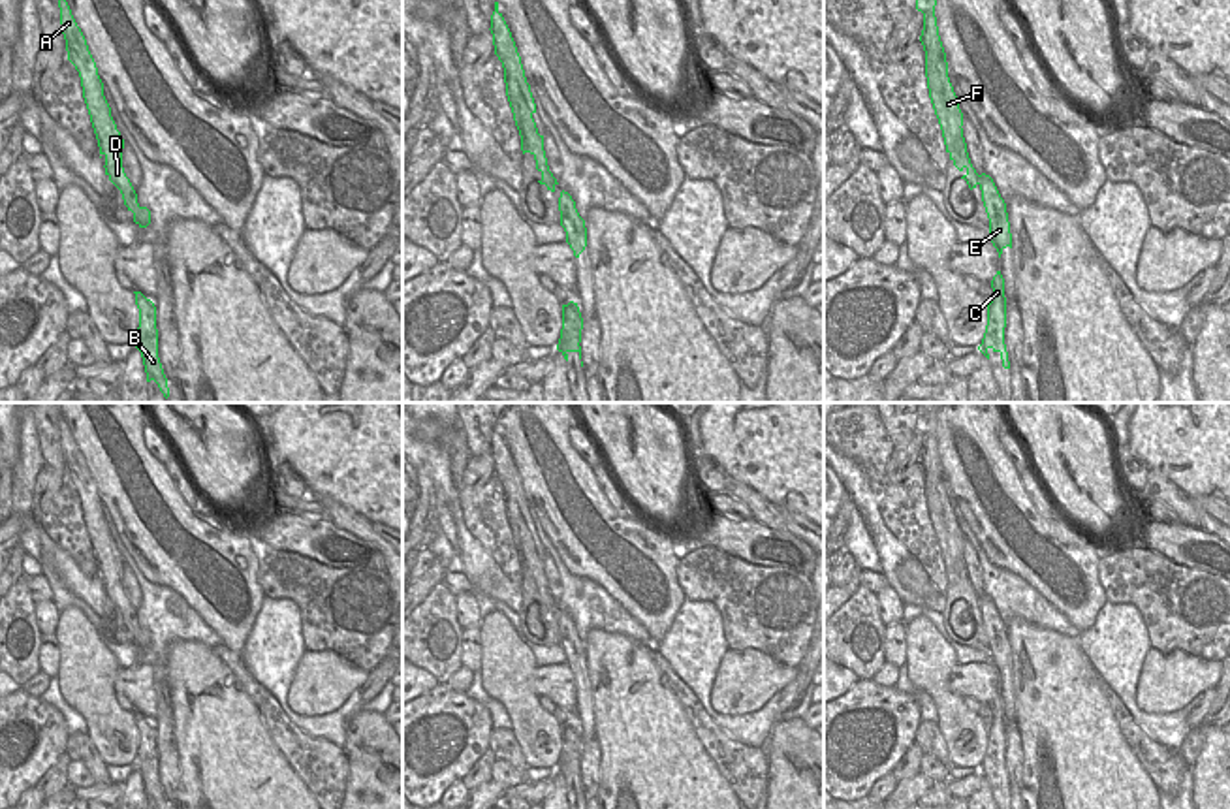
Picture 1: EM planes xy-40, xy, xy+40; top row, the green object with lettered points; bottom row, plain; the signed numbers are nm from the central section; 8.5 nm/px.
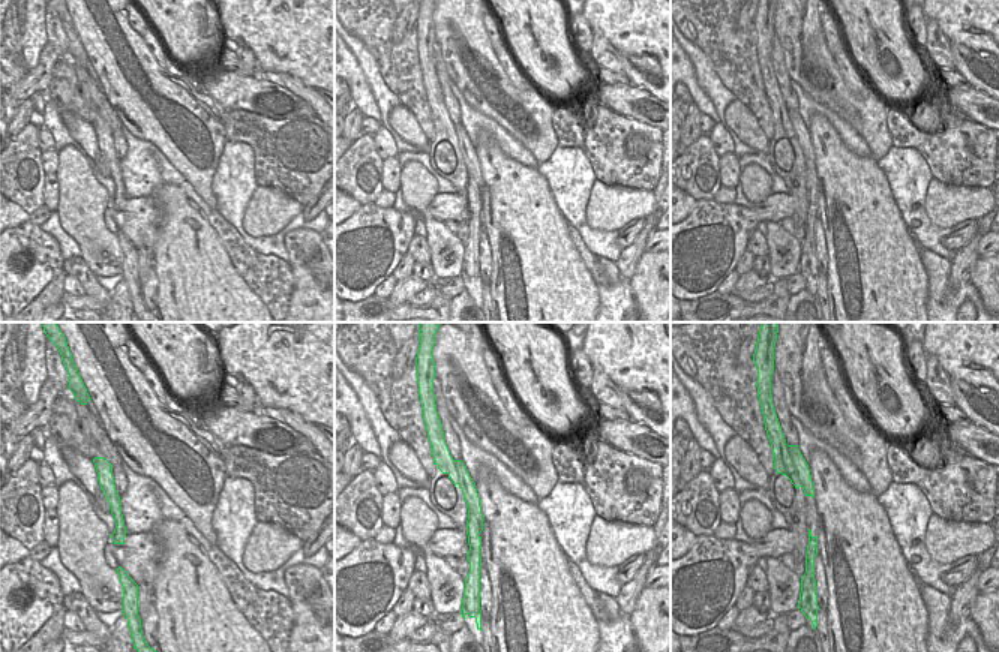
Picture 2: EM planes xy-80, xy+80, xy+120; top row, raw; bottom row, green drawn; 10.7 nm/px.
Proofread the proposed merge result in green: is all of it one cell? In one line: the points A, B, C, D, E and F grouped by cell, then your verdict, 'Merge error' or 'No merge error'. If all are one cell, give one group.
Groups: A B D / C E F. Merge error.

